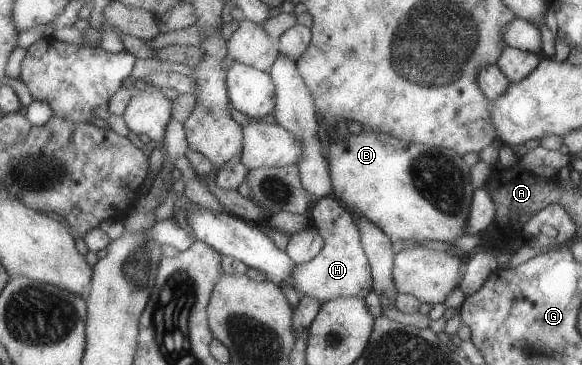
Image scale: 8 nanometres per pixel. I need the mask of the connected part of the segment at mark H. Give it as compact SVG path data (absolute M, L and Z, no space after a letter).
M333 195L318 199L310 207L310 223L323 239L320 253L293 269L293 285L299 295L306 294L320 303L337 297L364 298L372 291L371 271L362 249L359 231L350 211Z

